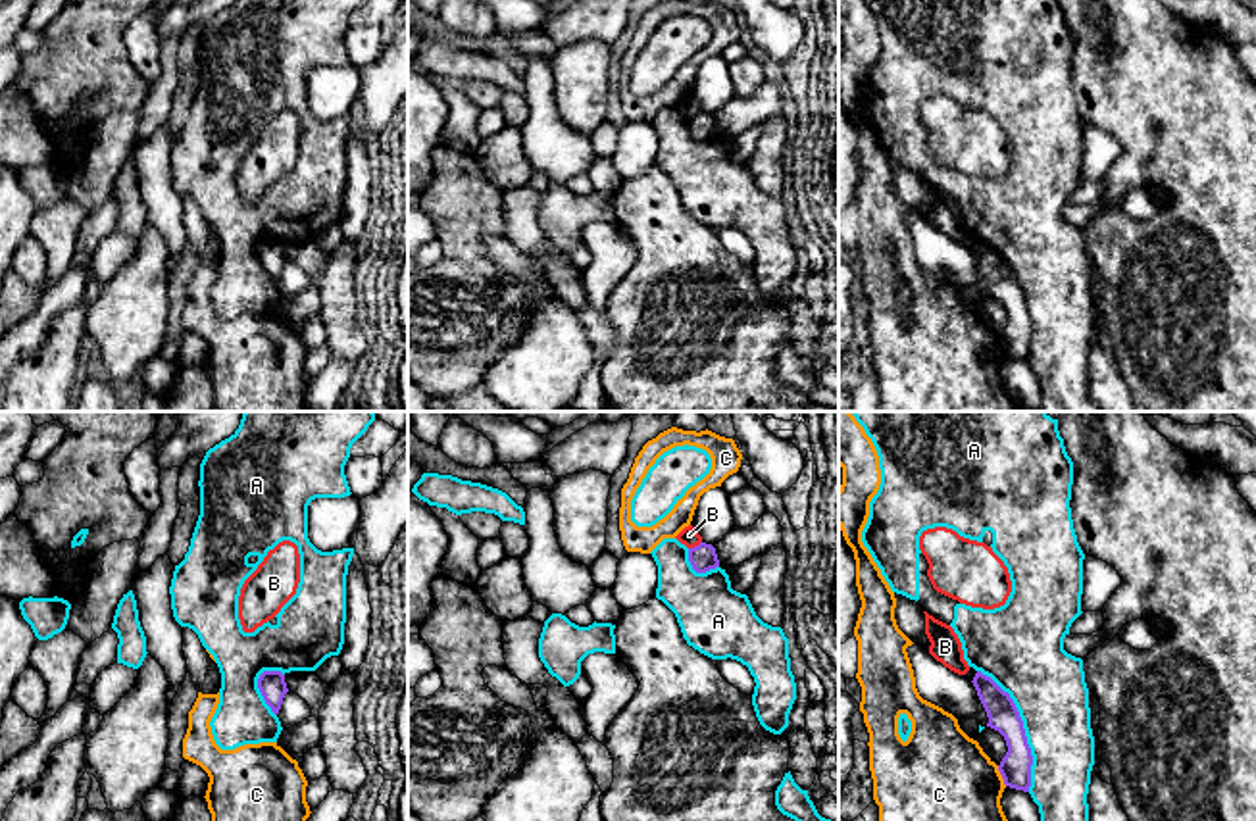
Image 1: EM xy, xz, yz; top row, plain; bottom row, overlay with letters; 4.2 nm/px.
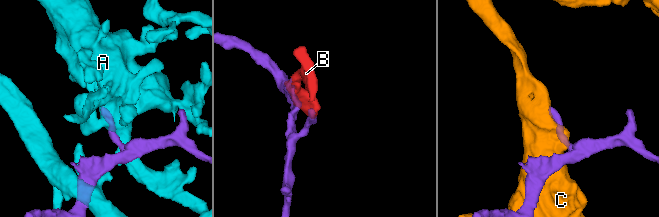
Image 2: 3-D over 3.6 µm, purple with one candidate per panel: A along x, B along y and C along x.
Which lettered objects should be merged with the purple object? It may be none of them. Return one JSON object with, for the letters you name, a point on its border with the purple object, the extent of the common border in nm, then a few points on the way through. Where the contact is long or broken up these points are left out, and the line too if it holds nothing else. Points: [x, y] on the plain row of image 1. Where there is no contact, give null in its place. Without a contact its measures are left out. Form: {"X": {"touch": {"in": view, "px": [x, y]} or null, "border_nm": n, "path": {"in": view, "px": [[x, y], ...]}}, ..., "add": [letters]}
{"add": []}

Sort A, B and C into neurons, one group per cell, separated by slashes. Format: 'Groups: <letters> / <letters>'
Groups: A / B / C

